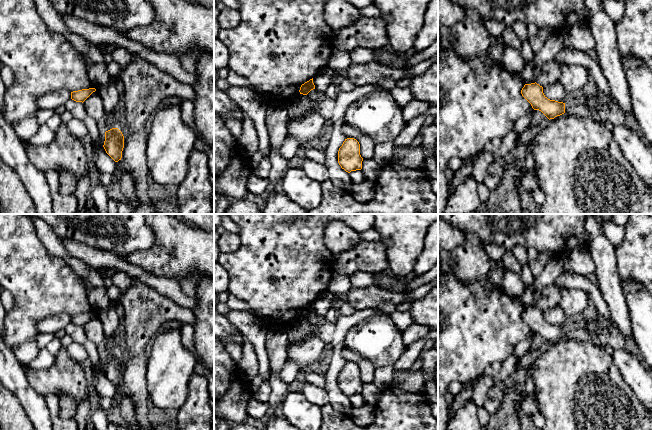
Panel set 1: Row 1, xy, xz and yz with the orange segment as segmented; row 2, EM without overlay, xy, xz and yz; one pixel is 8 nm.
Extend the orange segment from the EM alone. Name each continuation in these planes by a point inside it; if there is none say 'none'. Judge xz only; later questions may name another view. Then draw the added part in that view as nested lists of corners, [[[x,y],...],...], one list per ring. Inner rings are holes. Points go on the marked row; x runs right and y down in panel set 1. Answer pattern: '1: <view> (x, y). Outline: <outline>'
none

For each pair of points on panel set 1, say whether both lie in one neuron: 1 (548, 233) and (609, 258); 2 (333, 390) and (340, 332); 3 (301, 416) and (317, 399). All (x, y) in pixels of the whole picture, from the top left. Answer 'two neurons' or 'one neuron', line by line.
1: two neurons
2: one neuron
3: two neurons

